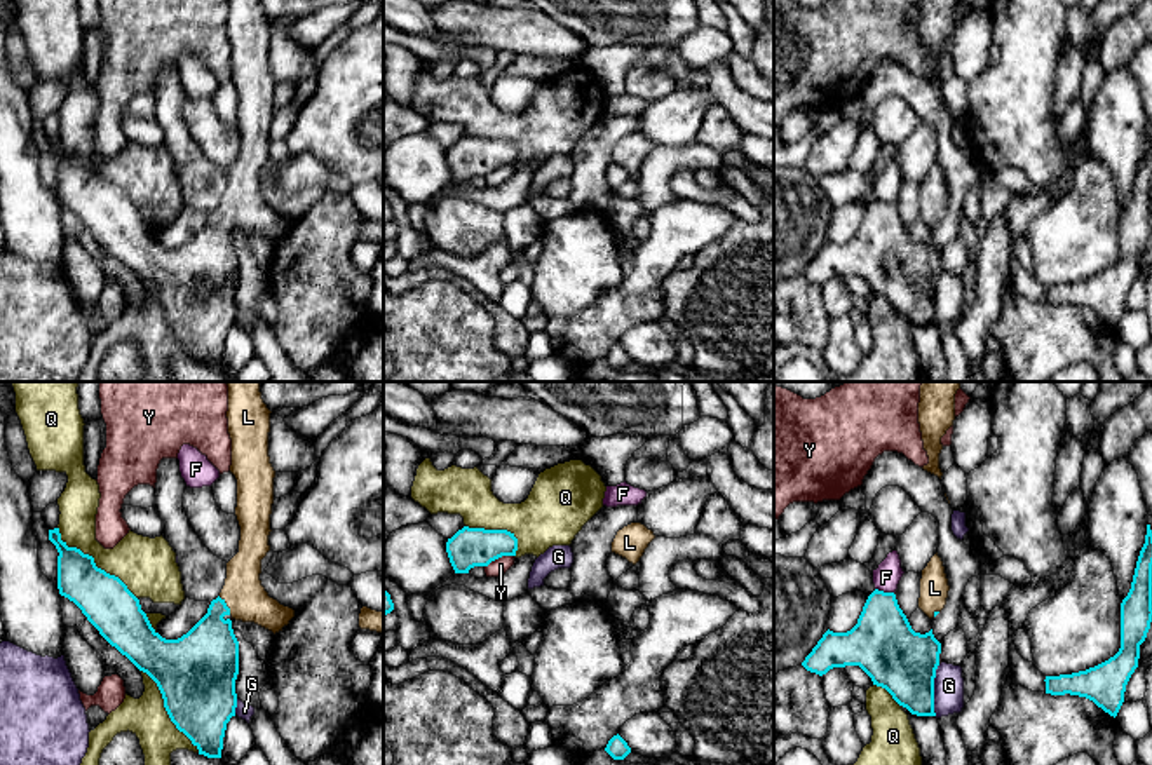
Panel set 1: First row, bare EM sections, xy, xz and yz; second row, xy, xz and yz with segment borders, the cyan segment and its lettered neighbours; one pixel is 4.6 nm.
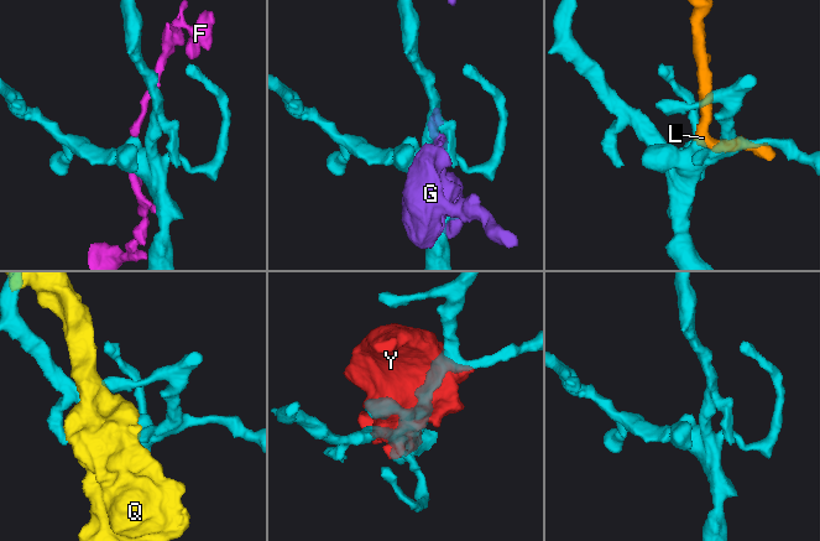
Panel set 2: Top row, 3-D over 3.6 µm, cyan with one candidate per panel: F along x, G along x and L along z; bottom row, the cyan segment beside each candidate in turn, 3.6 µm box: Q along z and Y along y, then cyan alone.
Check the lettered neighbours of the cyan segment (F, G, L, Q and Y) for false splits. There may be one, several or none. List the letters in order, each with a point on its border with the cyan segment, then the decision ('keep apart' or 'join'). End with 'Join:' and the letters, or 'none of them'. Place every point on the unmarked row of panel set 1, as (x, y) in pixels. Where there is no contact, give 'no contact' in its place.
F: yz (882, 201) | keep apart
G: yz (933, 300) | keep apart
L: xy (225, 215) | join
Q: xy (93, 171) | keep apart
Y: xz (499, 166) | keep apart
Join: L

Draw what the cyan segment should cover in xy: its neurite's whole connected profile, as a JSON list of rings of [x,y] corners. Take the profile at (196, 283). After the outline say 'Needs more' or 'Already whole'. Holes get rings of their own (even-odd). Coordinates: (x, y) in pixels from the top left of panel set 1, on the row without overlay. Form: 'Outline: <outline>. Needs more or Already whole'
Outline: [[[228,0],[230,82],[237,89],[239,162],[227,173],[227,188],[220,206],[211,211],[207,223],[181,247],[162,247],[141,220],[139,209],[119,186],[98,178],[92,166],[77,157],[68,157],[61,150],[59,138],[49,139],[49,150],[59,162],[59,204],[73,211],[112,256],[157,293],[171,331],[192,350],[199,364],[207,368],[221,368],[227,333],[235,326],[237,317],[239,251],[232,230],[254,232],[275,244],[295,227],[295,220],[270,207],[260,190],[261,169],[270,160],[275,87],[268,66],[270,23],[260,0]]]. Needs more

